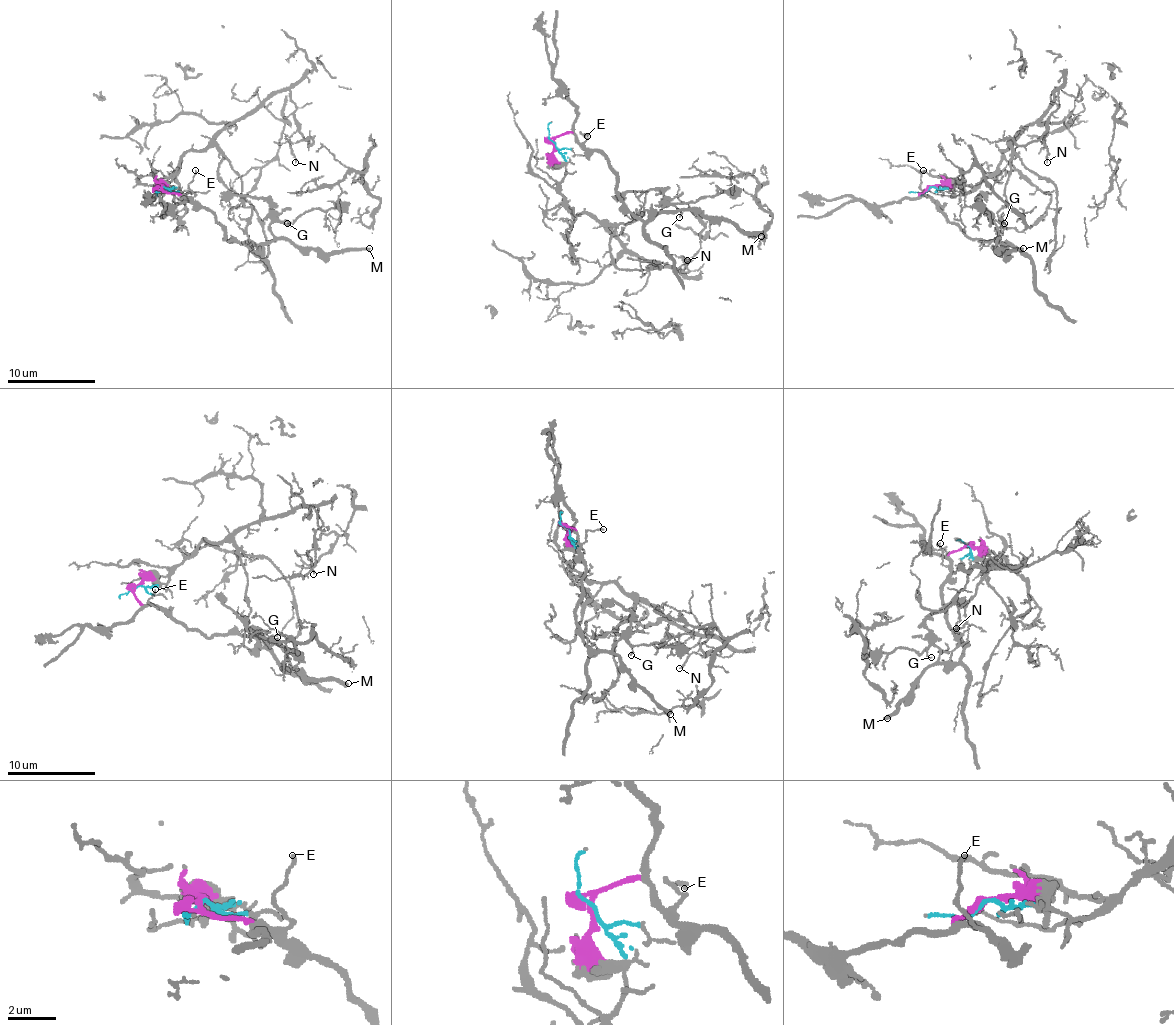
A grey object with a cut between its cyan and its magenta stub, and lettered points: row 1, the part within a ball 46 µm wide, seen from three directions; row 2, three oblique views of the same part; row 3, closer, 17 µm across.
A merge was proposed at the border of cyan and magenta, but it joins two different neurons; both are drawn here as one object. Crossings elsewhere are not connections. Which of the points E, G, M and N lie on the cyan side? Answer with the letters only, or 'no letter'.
N

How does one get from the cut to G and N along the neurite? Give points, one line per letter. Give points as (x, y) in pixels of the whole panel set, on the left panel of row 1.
G: (160, 187), (185, 194), (204, 207), (215, 218), (224, 238), (266, 244), (272, 238), (270, 227), (288, 222)
N: (160, 187), (171, 194), (171, 174), (187, 152), (202, 152), (283, 90), (294, 104), (294, 163)

